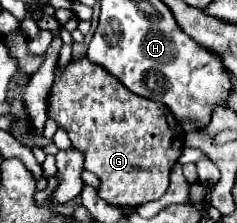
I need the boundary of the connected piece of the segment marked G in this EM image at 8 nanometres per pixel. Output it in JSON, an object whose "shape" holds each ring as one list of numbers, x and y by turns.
{"shape":[[80,59,56,77,48,97,48,115,68,131,72,145,84,151,84,167,100,179,98,195,110,205,138,207,166,193,170,169,182,151,184,131,160,101,132,95,106,69]]}

